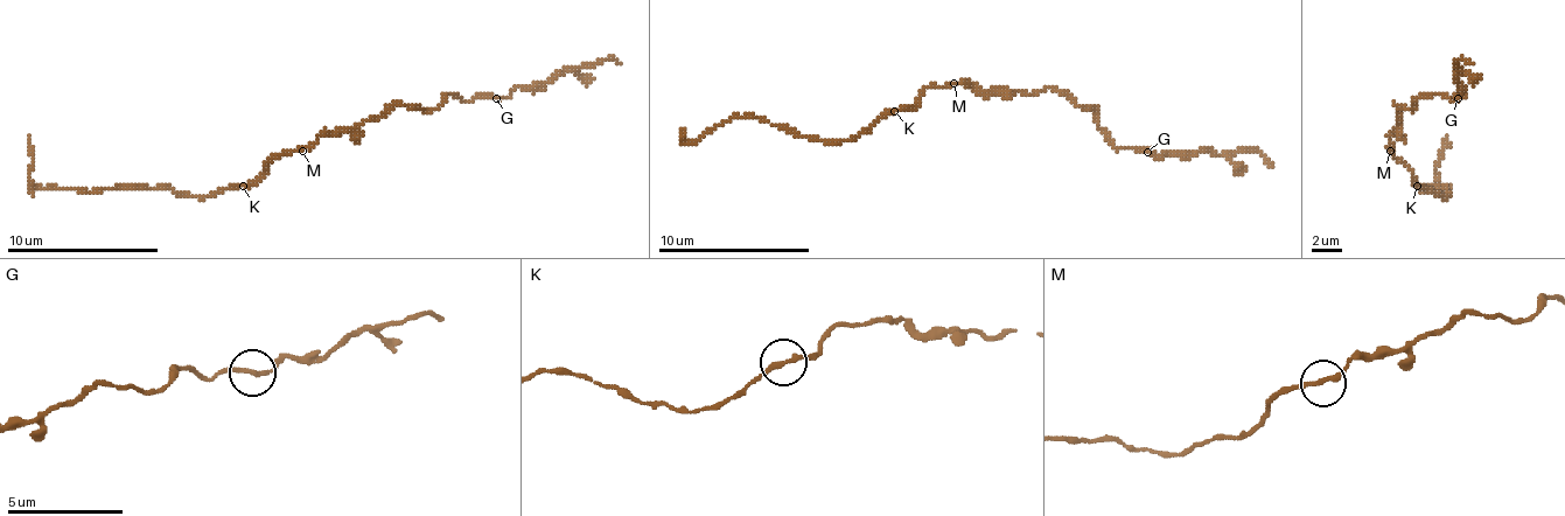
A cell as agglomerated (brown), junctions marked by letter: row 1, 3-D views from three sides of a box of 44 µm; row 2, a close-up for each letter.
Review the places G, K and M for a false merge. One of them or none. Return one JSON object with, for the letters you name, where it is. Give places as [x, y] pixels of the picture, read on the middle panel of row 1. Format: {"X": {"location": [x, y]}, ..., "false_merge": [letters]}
{"K": {"location": [894, 111]}, "false_merge": ["K"]}

